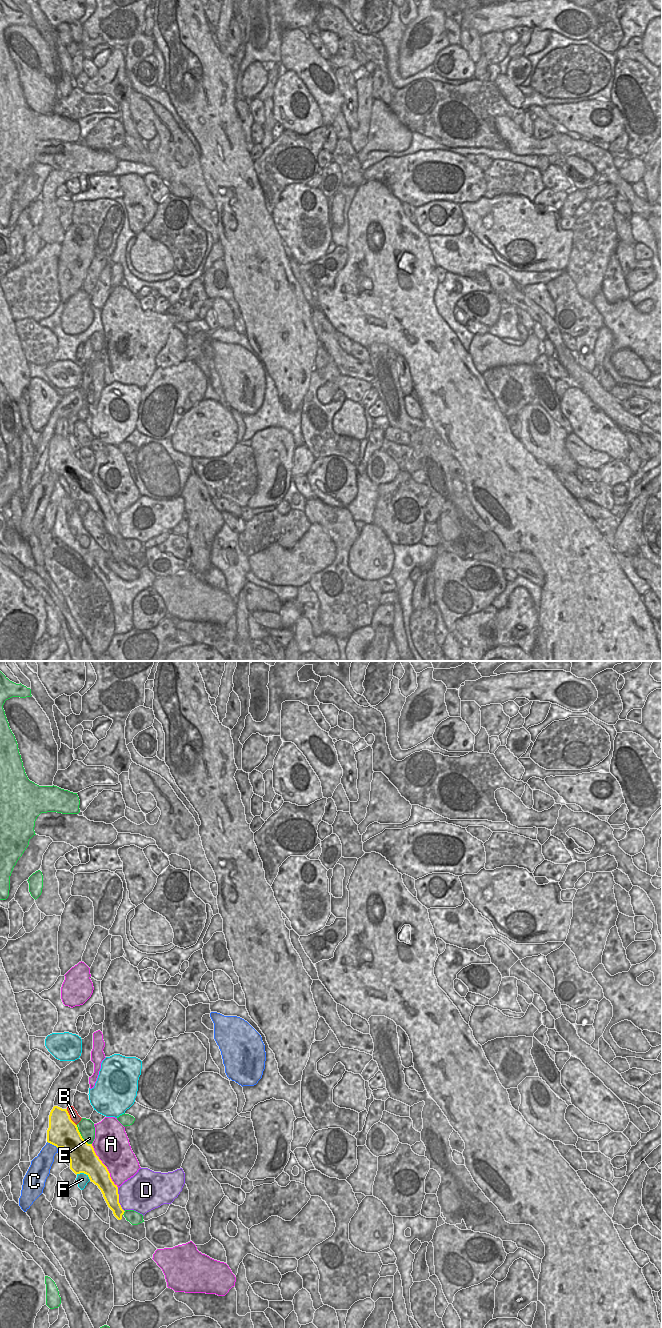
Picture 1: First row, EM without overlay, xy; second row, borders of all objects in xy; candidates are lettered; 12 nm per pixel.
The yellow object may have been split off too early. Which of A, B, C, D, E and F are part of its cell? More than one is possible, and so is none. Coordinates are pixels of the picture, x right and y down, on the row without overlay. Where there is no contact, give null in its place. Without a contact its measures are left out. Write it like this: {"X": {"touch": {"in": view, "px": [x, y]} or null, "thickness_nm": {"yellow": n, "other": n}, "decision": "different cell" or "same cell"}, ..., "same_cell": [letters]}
{"A": {"touch": {"in": "xy", "px": [105, 494]}, "thickness_nm": {"yellow": 300, "other": 420}, "decision": "different cell"}, "B": {"touch": {"in": "xy", "px": [69, 445]}, "thickness_nm": {"yellow": 360, "other": 110}, "decision": "different cell"}, "C": {"touch": {"in": "xy", "px": [52, 472]}, "thickness_nm": {"yellow": 360, "other": 220}, "decision": "different cell"}, "D": {"touch": {"in": "xy", "px": [118, 527]}, "thickness_nm": {"yellow": 190, "other": 400}, "decision": "different cell"}, "E": {"touch": {"in": "xy", "px": [81, 464]}, "thickness_nm": {"yellow": 360, "other": 190}, "decision": "different cell"}, "F": {"touch": {"in": "xy", "px": [84, 501]}, "thickness_nm": {"yellow": 340, "other": 150}, "decision": "different cell"}, "same_cell": []}

